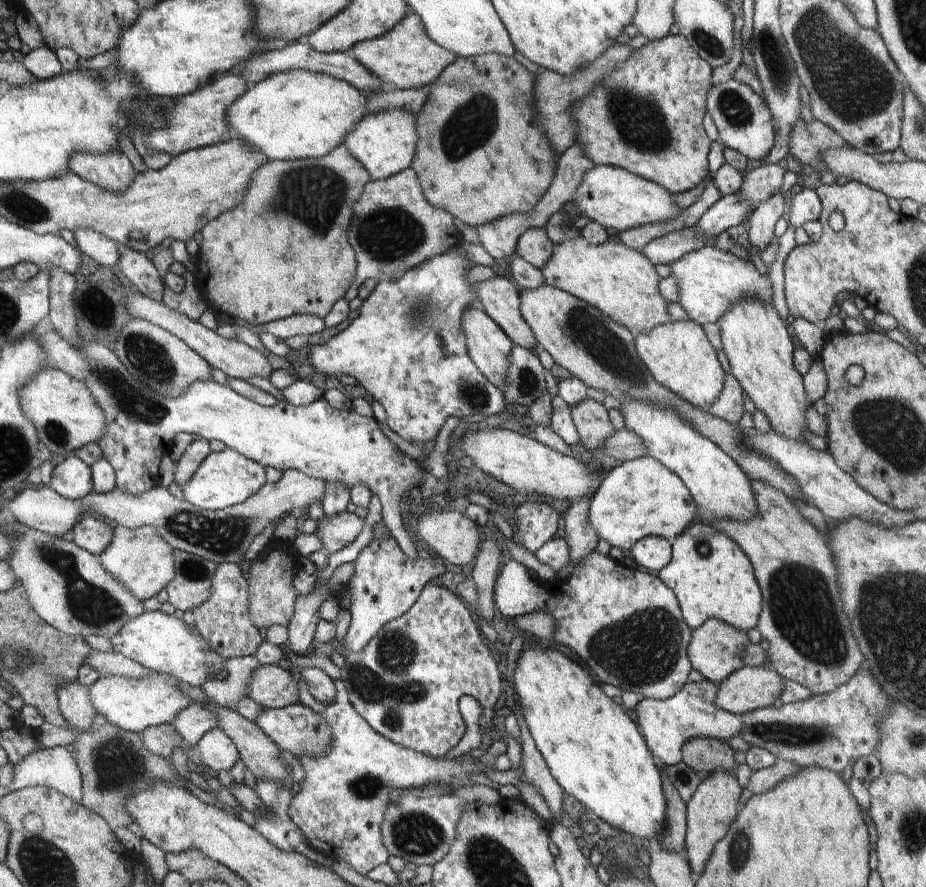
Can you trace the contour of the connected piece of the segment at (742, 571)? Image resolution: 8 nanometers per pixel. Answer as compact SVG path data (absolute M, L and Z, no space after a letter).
M698 522L681 532L671 547L672 560L656 574L676 595L692 631L708 619L724 621L744 632L757 626L763 598L754 567L736 542L710 523Z

